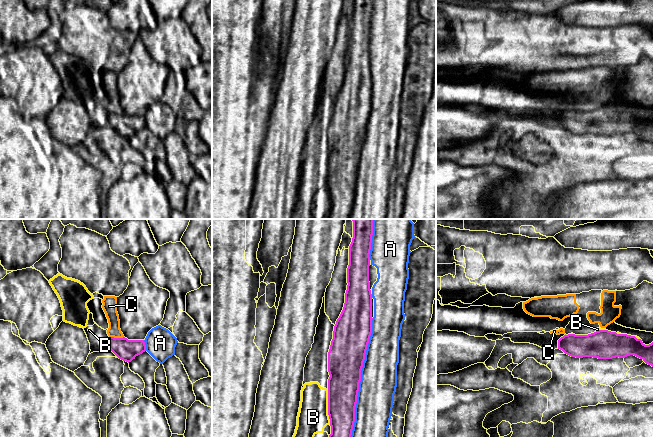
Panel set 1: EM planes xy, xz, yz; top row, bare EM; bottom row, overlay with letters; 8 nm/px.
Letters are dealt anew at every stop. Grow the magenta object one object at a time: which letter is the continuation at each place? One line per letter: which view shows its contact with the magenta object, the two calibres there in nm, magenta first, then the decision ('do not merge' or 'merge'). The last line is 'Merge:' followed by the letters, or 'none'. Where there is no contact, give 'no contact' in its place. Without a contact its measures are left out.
A: xz | 300/300 nm | do not merge
B: xz | 260/240 nm | do not merge
C: xy | 170/110 nm | do not merge
Merge: none

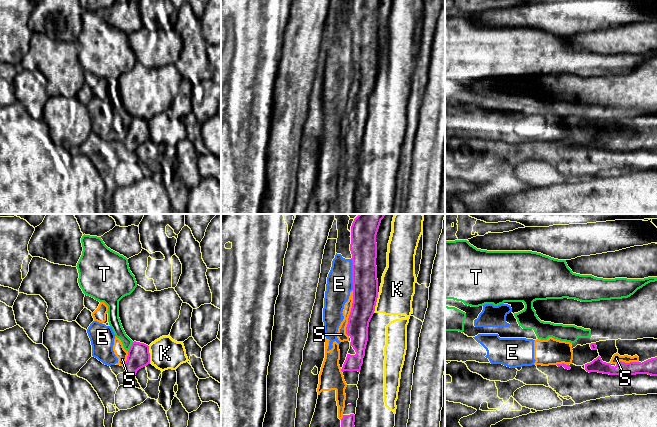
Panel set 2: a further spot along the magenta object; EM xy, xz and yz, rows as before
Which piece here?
E: xz | 220/200 nm | do not merge
K: xz | 200/280 nm | do not merge
S: xz | 200/80 nm | do not merge
T: xy | 180/100 nm | do not merge
Merge: none

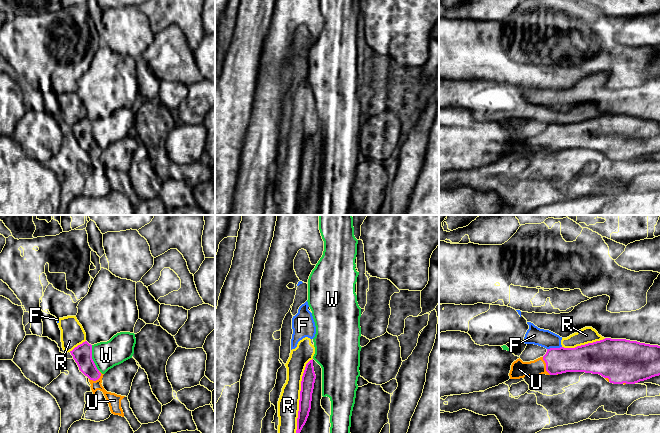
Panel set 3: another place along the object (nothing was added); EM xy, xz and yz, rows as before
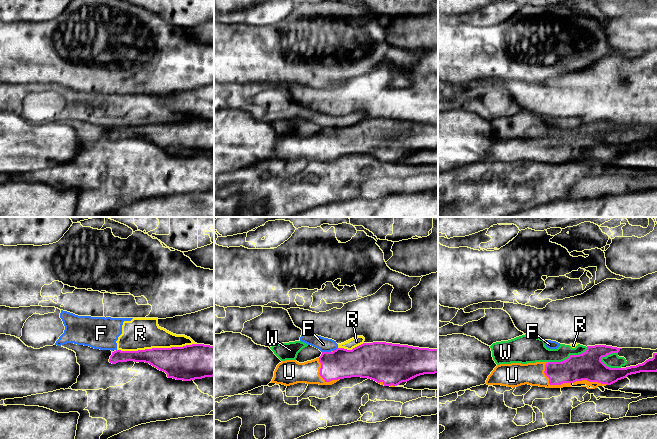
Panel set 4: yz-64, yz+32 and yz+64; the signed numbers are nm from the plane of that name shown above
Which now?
F: yz | 220/140 nm | do not merge
R: xz | 110/180 nm | do not merge
U: yz | 200/140 nm | merge
W: xy | 160/220 nm | do not merge
Merge: U

